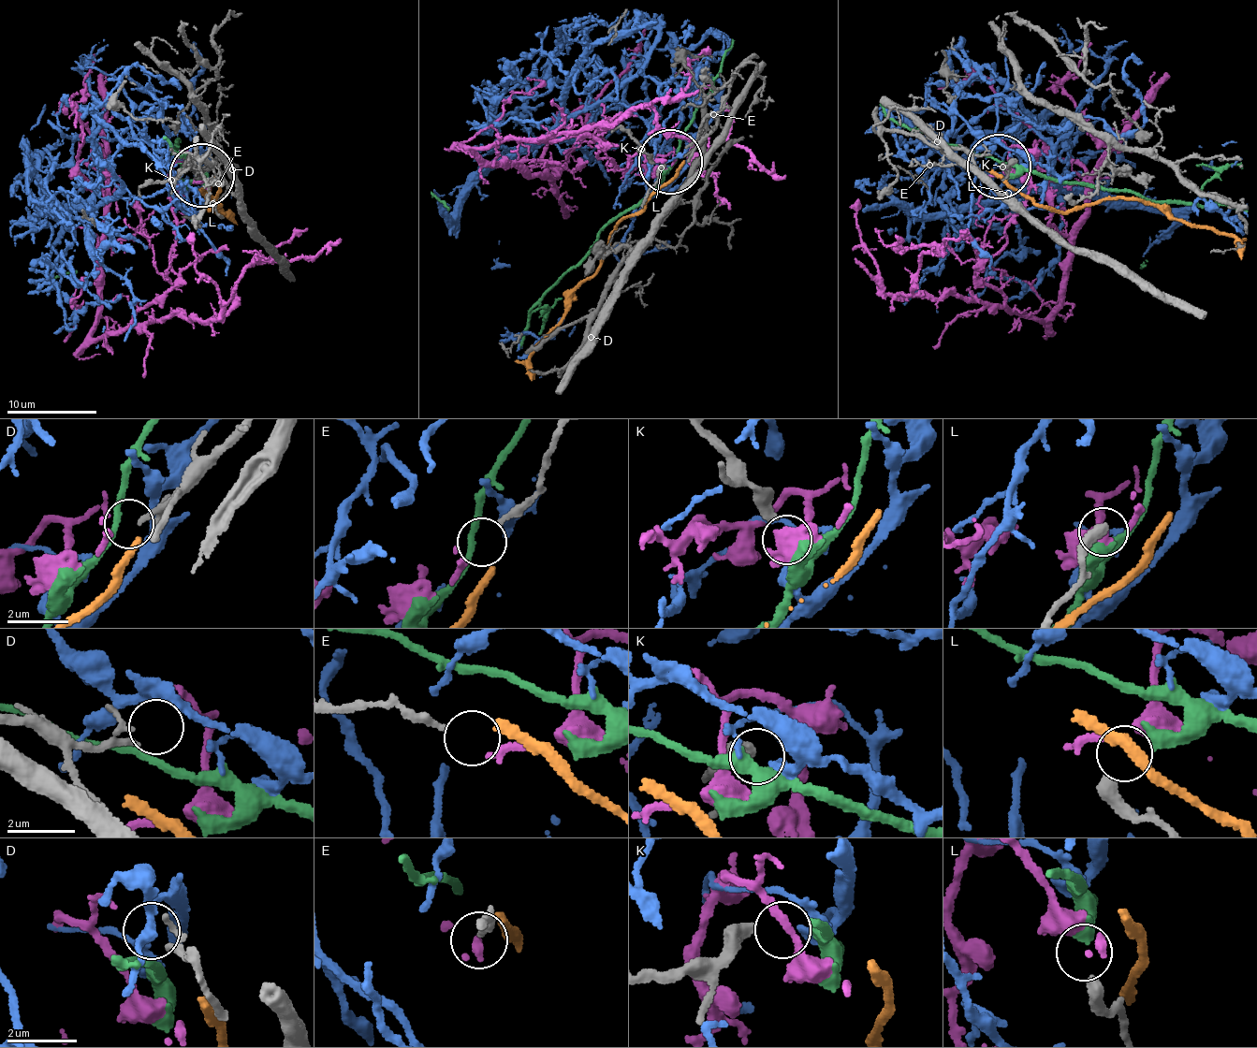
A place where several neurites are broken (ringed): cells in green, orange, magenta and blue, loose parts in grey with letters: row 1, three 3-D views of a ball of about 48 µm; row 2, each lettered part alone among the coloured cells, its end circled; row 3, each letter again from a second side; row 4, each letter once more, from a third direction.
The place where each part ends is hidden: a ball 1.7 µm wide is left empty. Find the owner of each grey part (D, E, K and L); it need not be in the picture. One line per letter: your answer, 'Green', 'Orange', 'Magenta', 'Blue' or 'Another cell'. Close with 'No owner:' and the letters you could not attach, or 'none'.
D: Another cell
E: Magenta
K: Blue
L: Green
No owner: D

